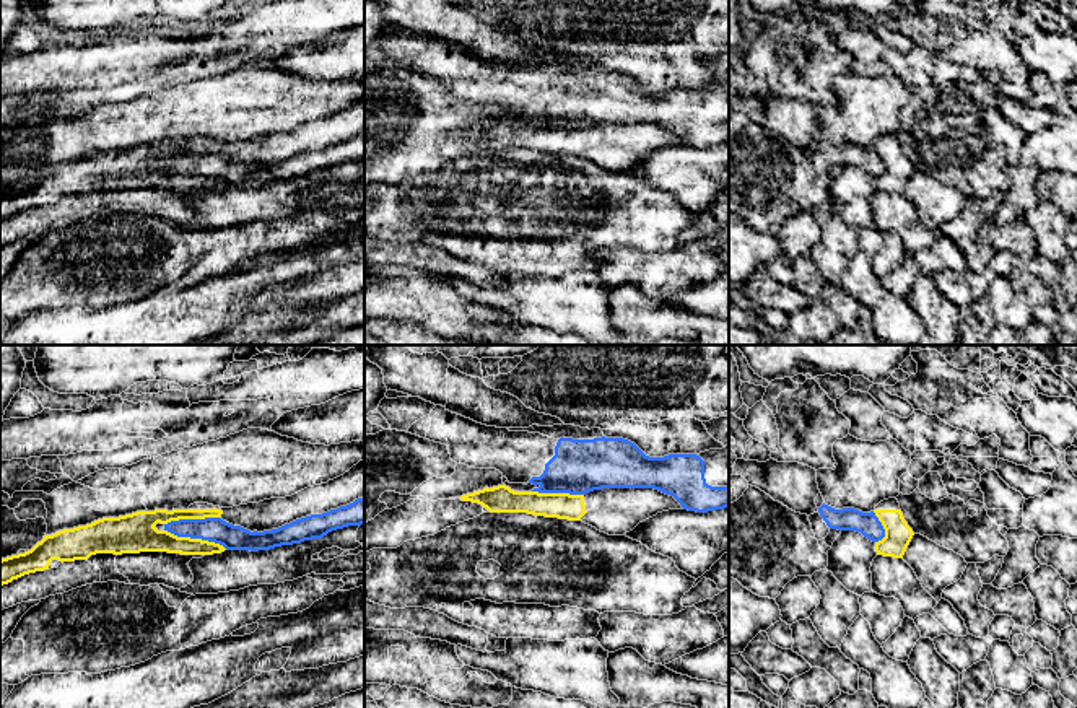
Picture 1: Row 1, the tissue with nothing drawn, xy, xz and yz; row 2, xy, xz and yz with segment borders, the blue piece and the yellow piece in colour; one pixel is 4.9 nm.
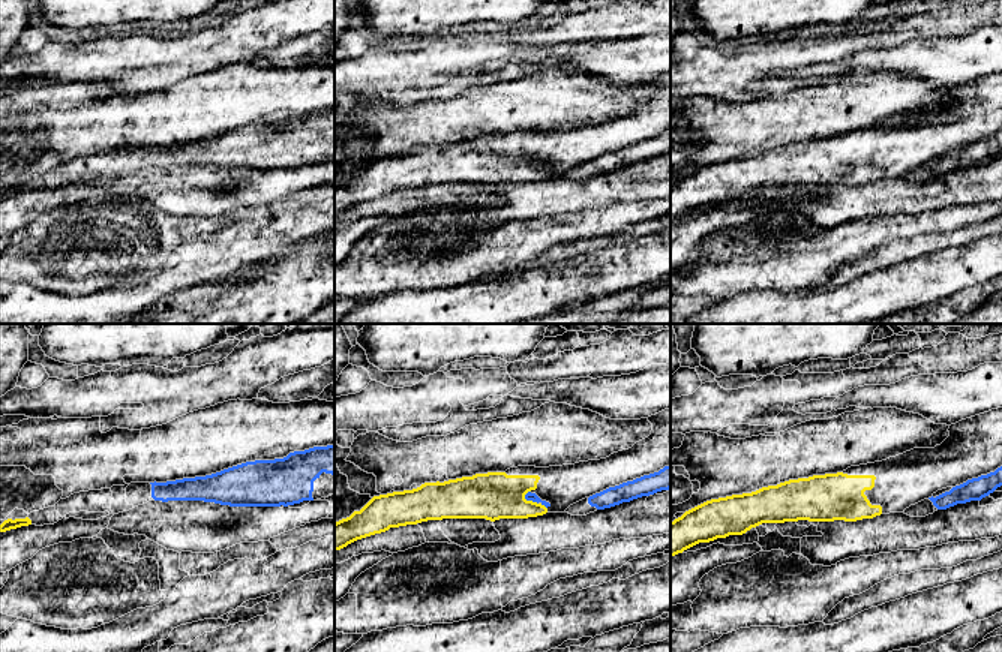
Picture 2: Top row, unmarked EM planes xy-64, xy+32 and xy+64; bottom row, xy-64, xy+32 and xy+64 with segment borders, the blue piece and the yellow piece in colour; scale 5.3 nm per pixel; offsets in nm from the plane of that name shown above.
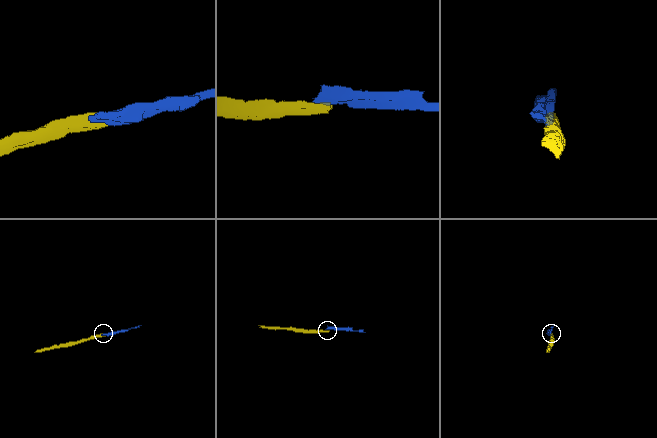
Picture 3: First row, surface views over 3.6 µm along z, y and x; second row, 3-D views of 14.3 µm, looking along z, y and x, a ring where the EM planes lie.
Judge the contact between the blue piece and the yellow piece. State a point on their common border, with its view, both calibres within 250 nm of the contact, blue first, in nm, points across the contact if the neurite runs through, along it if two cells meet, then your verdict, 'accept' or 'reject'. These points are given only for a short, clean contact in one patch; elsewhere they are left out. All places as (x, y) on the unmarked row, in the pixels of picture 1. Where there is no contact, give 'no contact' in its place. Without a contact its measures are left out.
xy (196, 173) | 130/140 nm | along xy (165, 165), (178, 171), (213, 176), (226, 184) | reject

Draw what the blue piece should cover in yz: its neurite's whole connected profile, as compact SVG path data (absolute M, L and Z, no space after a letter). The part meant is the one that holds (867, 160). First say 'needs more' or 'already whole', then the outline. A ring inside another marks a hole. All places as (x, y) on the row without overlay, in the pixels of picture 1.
already whole; M823 138L818 148L830 164L856 166L872 177L885 173L885 164L874 146L862 148L854 143L835 145Z

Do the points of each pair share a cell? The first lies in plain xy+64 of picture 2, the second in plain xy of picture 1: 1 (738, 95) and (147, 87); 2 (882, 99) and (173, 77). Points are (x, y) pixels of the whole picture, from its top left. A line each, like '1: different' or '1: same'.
1: same
2: different

